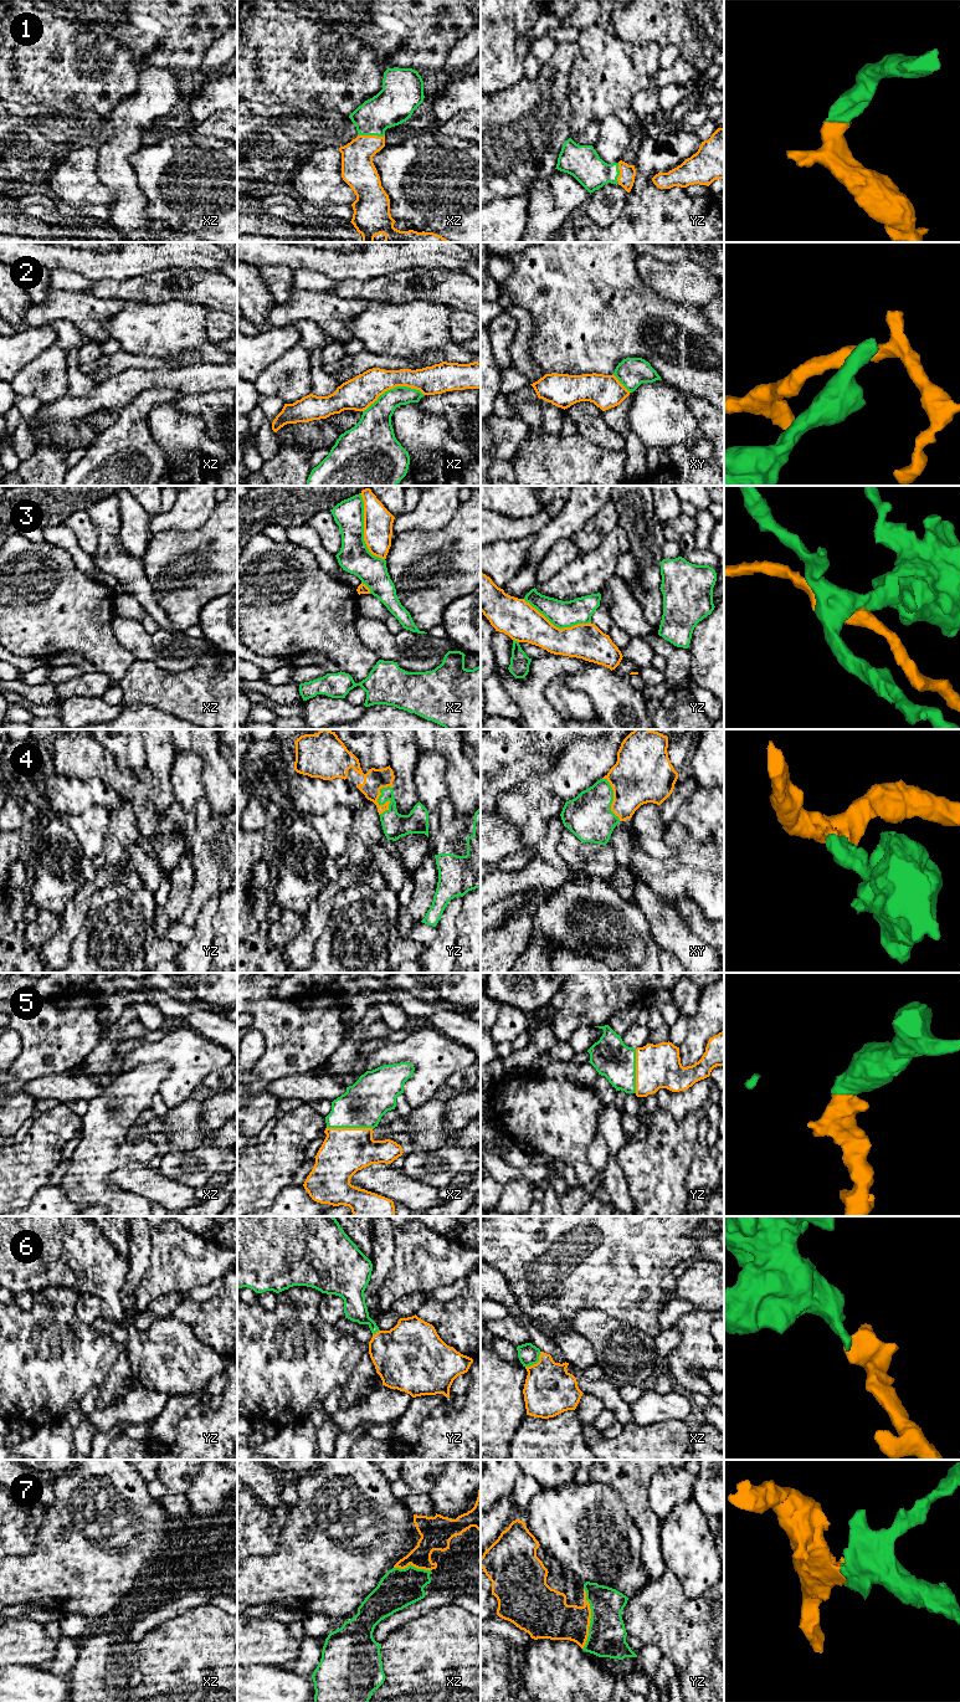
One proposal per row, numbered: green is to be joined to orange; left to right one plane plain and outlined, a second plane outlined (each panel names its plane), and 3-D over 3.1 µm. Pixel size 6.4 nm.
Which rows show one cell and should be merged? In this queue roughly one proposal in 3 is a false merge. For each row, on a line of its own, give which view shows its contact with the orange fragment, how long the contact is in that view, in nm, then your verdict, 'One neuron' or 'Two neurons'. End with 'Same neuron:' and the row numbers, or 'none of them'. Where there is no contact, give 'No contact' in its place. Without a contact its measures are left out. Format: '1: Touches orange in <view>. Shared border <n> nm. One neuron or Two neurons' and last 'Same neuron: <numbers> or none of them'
1: Touches orange in xz. Shared border 180 nm. One neuron
2: Touches orange in xz. Shared border 420 nm. Two neurons
3: Touches orange in xz. Shared border 460 nm. Two neurons
4: Touches orange in yz. Shared border 200 nm. One neuron
5: Touches orange in xz. Shared border 300 nm. One neuron
6: Touches orange in xz. Shared border 140 nm. One neuron
7: Touches orange in yz. Shared border 400 nm. One neuron
Same neuron: 1, 4, 5, 6, 7

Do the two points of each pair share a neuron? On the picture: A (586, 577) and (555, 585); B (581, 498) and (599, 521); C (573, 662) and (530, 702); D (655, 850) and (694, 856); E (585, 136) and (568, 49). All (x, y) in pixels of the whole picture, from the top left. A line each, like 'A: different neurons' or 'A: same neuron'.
A: same neuron
B: different neurons
C: same neuron
D: different neurons
E: different neurons

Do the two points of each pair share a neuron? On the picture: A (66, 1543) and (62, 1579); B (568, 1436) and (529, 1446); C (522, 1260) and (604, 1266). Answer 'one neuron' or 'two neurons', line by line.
A: one neuron
B: one neuron
C: one neuron

